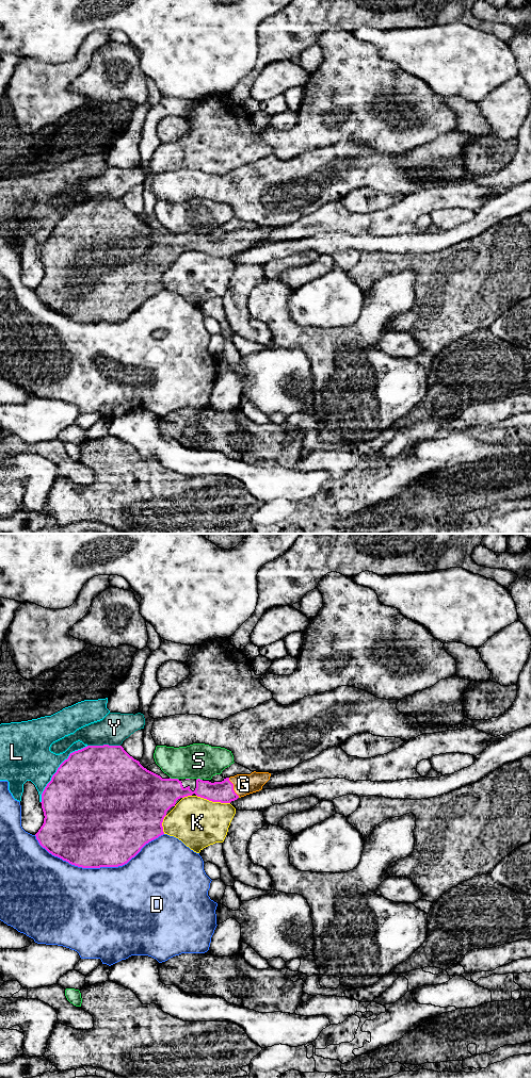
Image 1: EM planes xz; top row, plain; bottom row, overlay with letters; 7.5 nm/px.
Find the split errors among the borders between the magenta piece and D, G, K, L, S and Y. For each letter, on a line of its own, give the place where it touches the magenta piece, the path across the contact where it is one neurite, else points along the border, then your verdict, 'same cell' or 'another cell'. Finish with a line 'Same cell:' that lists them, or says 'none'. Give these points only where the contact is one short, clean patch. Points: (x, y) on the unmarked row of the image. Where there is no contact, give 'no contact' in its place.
D: meets magenta in xz at (97, 322); another cell
G: meets magenta in xz at (232, 242); runs through xz (223, 246), (232, 242), (243, 239); same cell
K: meets magenta in xz at (213, 256); another cell
L: meets magenta in xz at (58, 224); another cell
S: meets magenta in xz at (174, 233); another cell
Y: meets magenta in xz at (103, 199); another cell
Same cell: G

